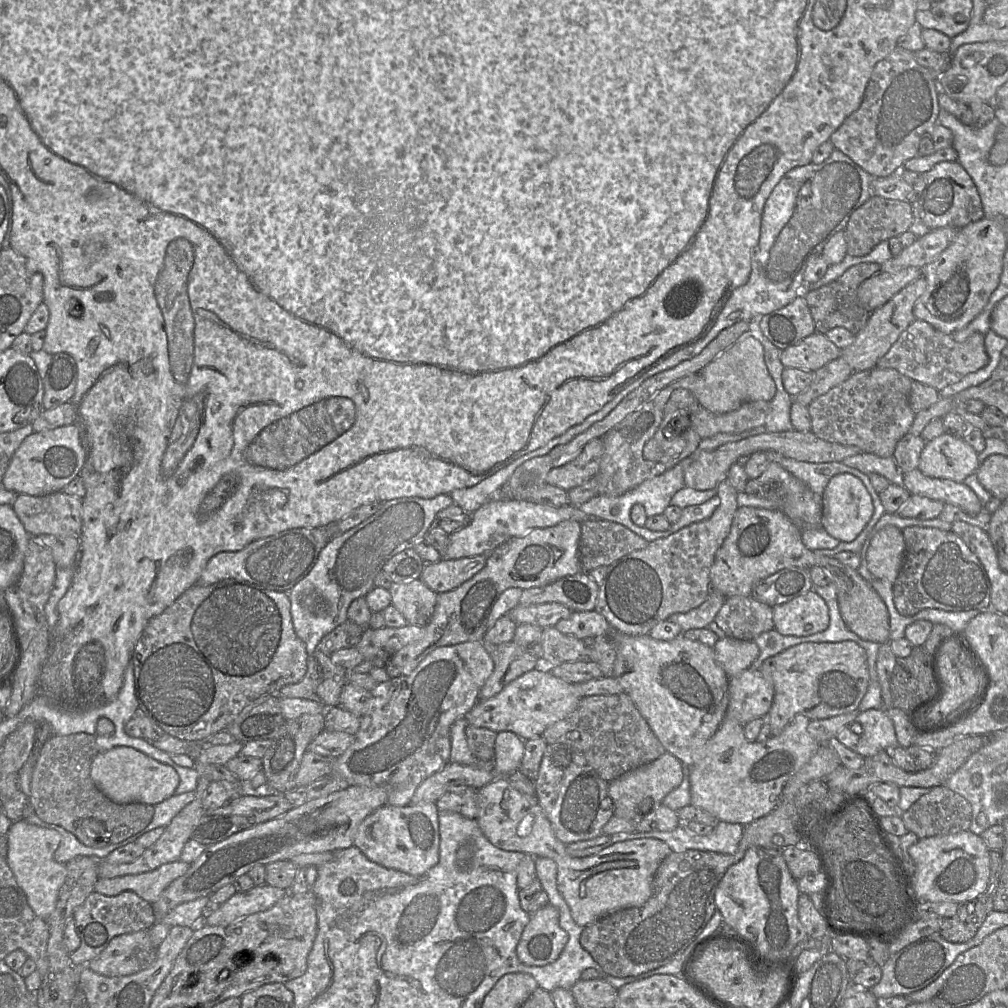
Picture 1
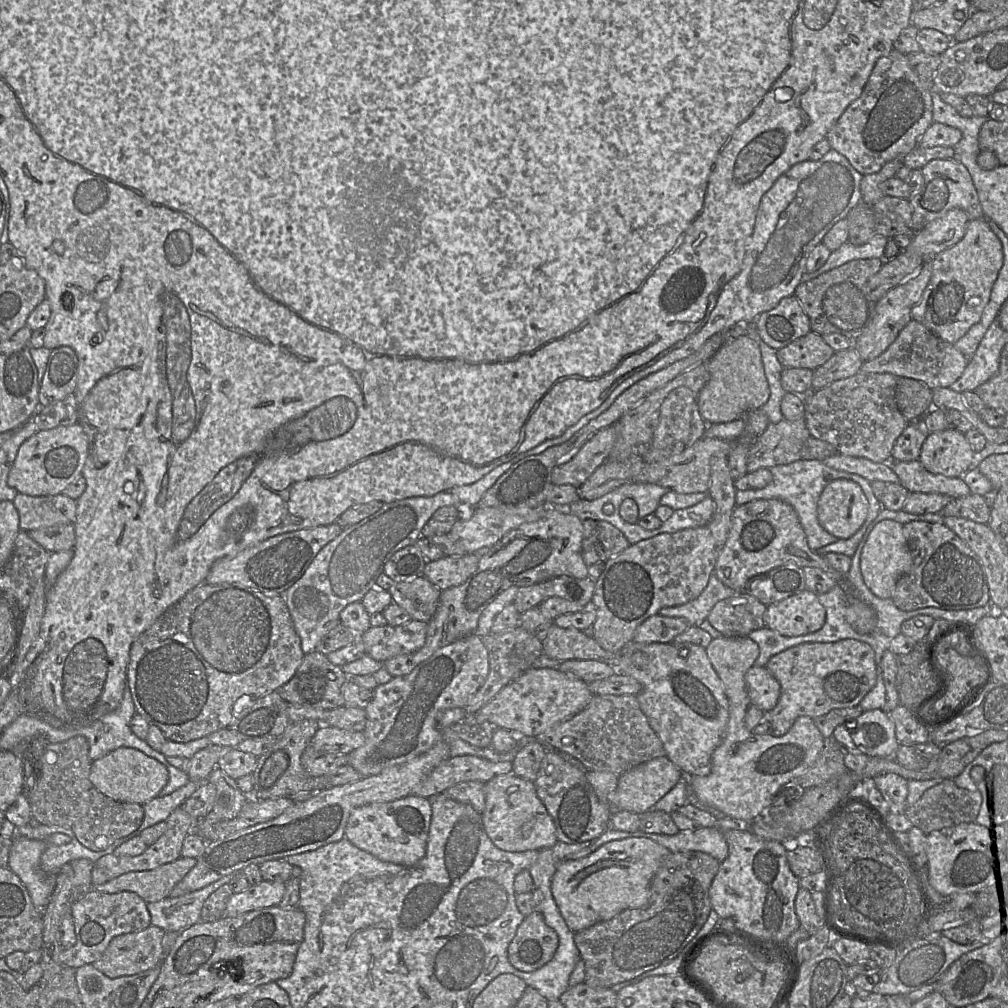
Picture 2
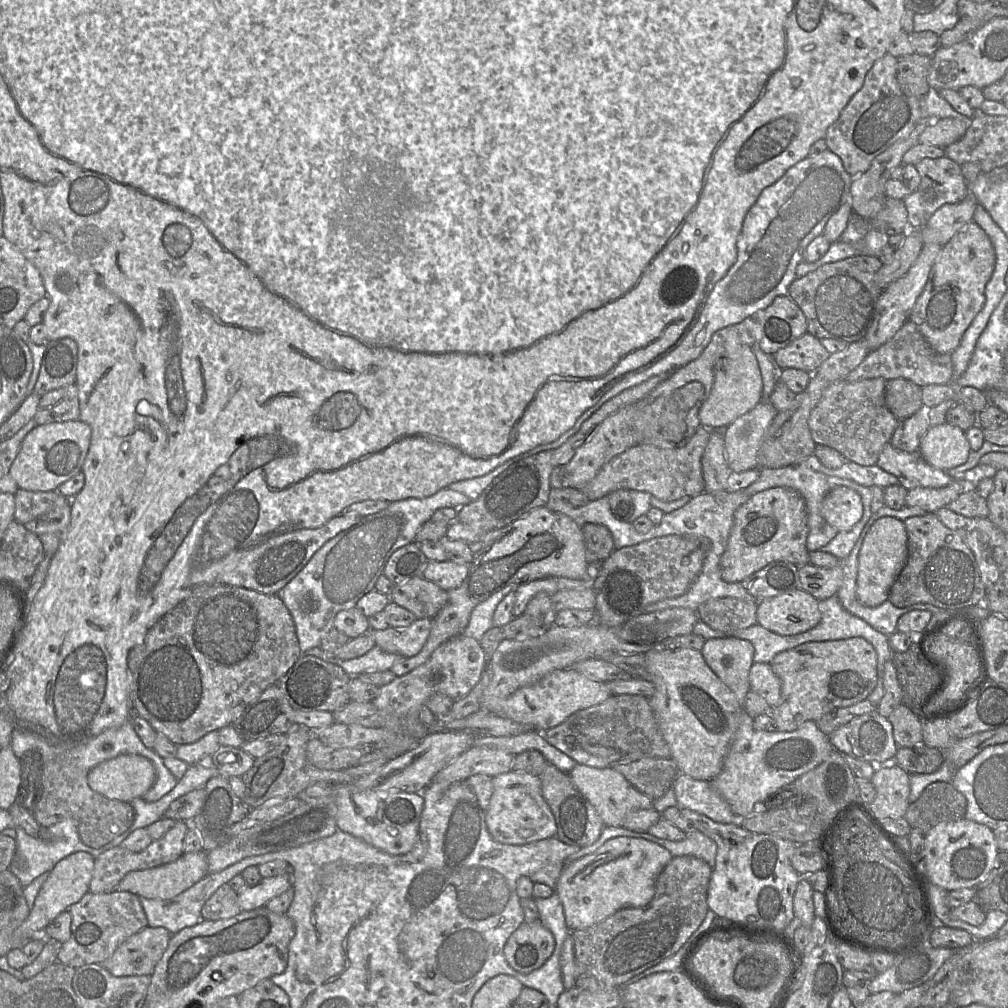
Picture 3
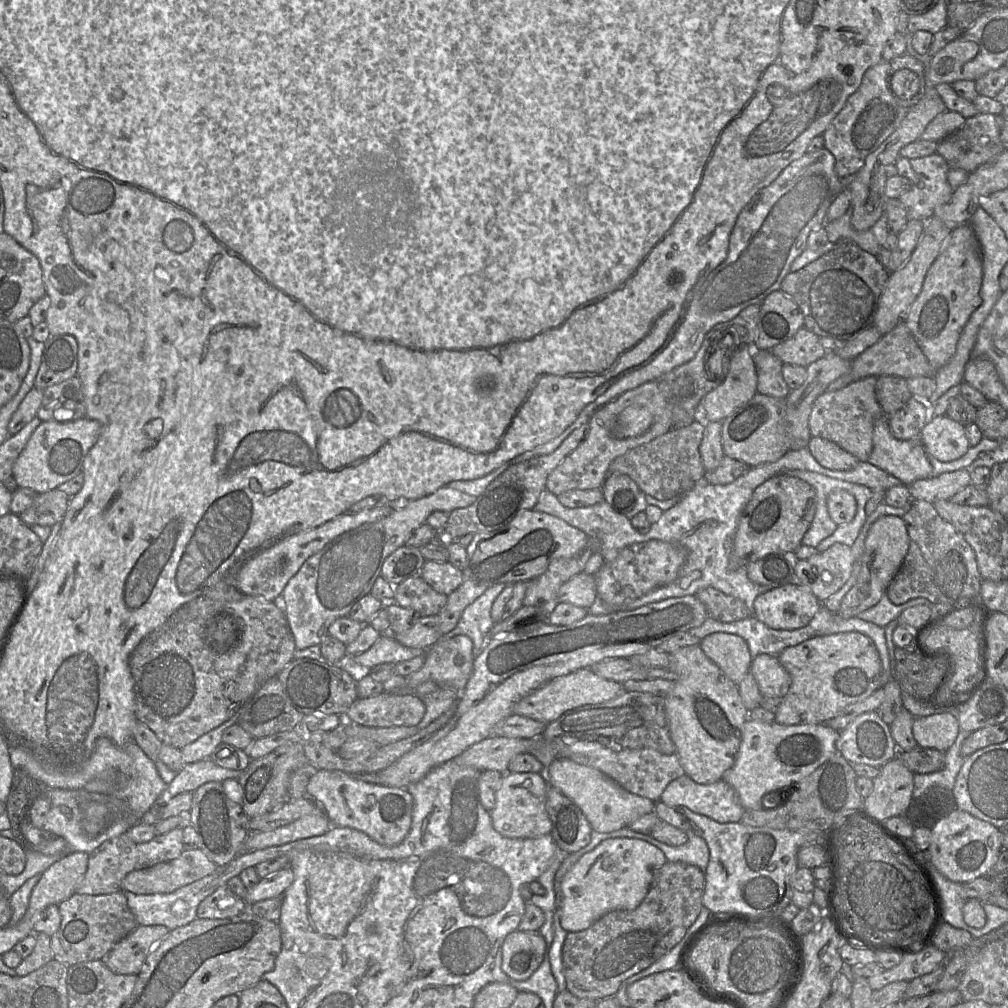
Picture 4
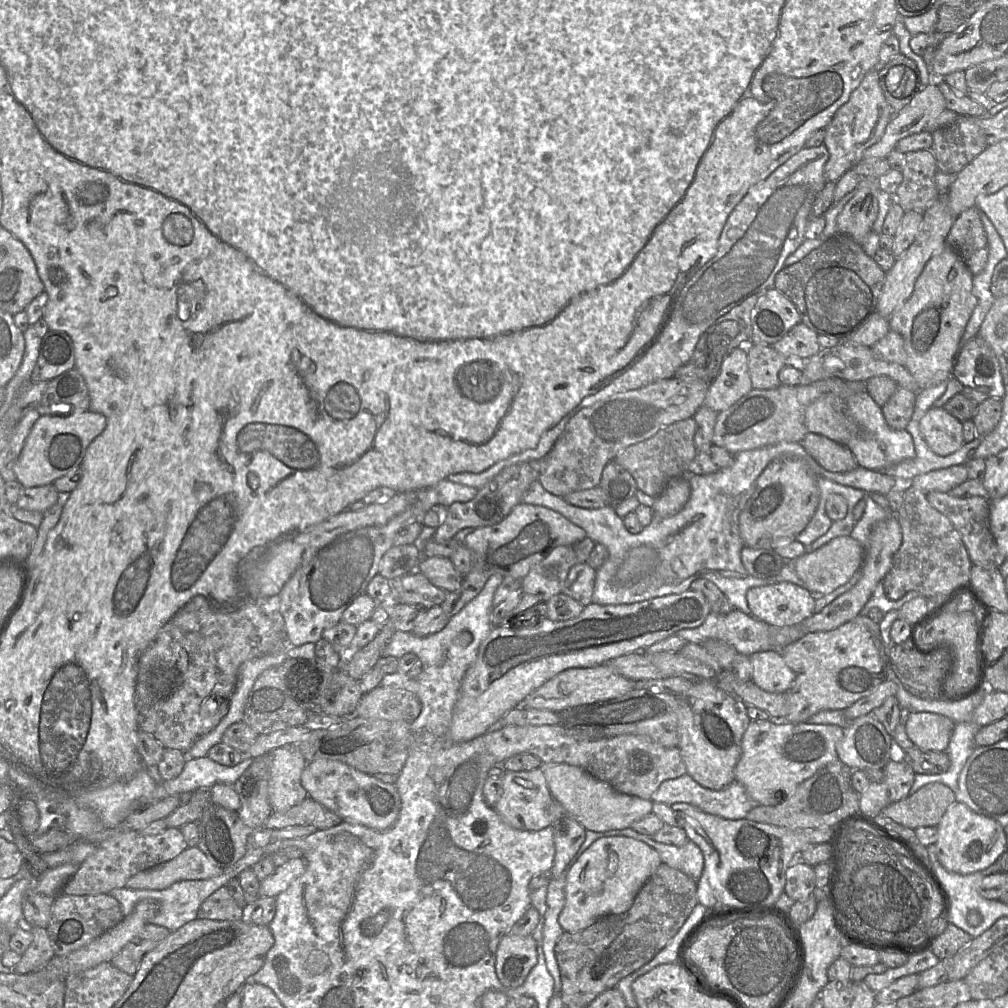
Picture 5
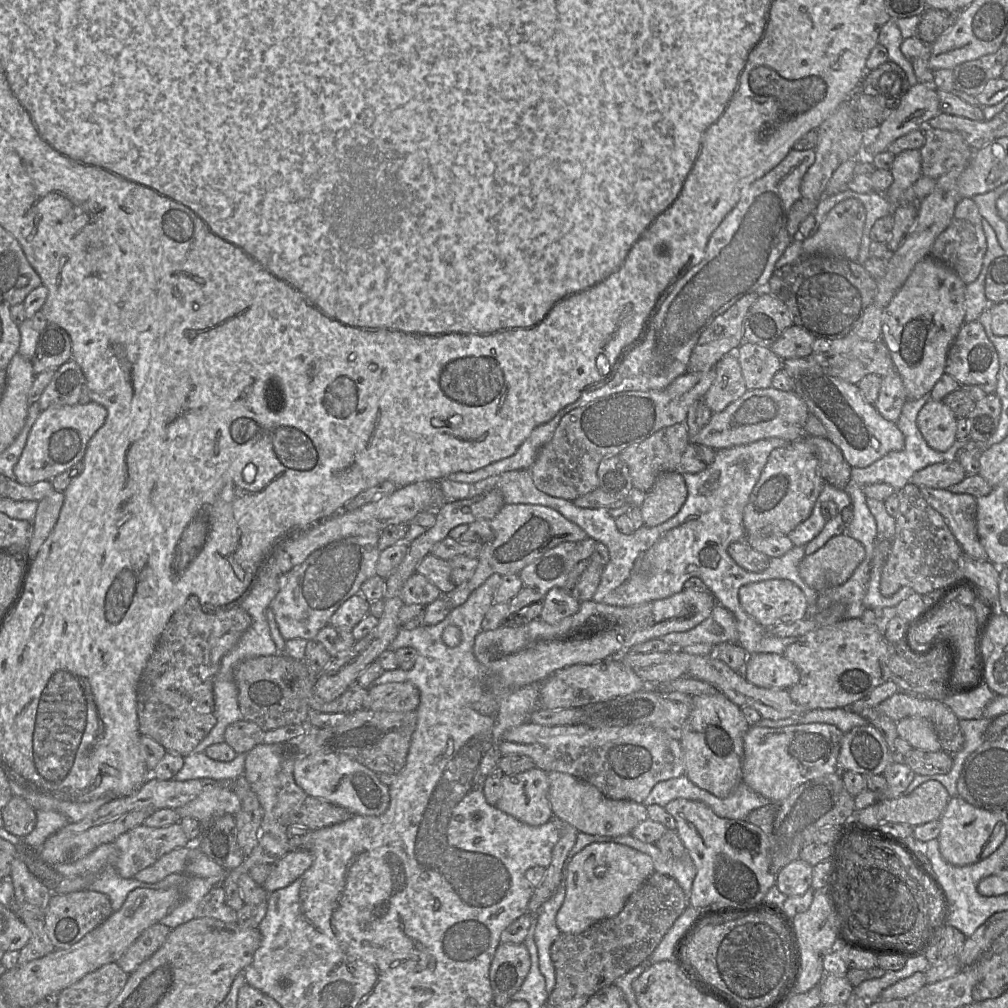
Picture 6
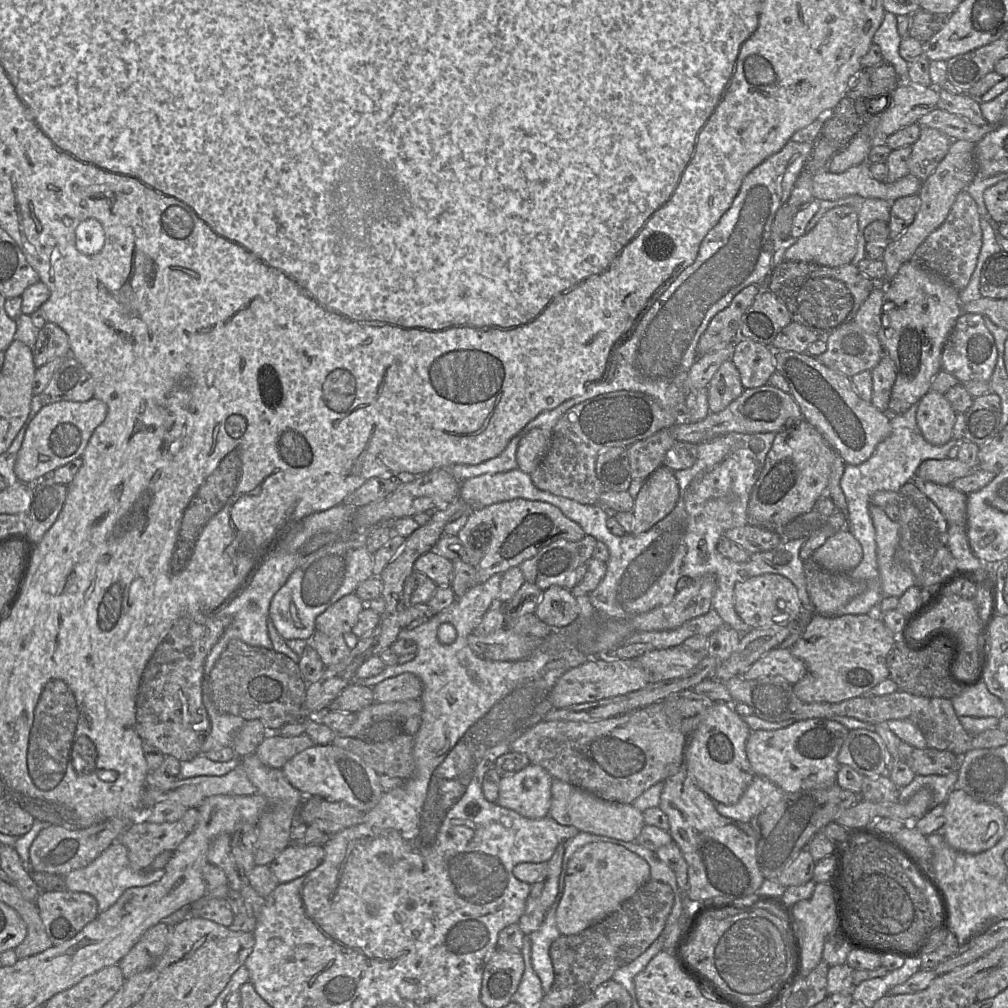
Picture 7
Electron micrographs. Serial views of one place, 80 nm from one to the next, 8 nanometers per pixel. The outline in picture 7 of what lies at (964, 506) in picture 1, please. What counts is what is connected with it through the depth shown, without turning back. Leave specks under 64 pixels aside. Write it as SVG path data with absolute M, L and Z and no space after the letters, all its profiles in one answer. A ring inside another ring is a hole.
M774 351L774 360L776 371L787 380L790 394L799 405L804 419L820 432L824 440L846 464L862 464L871 457L877 445L890 435L891 415L879 411L871 403L862 400L854 389L851 379L846 375L828 368L817 357L807 352Z

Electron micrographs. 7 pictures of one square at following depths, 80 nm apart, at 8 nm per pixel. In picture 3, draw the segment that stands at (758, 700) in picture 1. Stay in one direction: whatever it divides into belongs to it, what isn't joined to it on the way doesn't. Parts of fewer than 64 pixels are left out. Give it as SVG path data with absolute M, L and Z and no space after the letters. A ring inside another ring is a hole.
M753 663L749 671L750 690L761 696L769 707L776 707L781 699L782 684L768 663Z

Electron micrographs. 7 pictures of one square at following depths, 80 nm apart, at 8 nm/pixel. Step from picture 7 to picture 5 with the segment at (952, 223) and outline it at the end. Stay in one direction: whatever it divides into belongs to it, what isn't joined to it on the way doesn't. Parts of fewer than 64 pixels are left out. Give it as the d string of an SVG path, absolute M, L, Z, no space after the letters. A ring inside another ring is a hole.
M971 207L955 217L946 238L946 246L959 253L973 276L984 269L988 243L977 207Z

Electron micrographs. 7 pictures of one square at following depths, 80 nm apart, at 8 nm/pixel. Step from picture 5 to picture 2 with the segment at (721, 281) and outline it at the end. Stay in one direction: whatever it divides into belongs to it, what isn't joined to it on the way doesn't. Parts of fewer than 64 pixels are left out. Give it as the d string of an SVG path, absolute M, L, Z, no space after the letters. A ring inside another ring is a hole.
M832 148L819 160L809 159L799 162L782 174L763 195L756 214L753 233L746 246L741 271L721 289L707 322L688 337L680 347L620 382L597 409L584 415L561 436L549 439L519 454L510 461L495 467L472 484L455 486L448 490L458 498L458 505L465 510L472 510L479 505L485 492L514 463L569 440L592 419L607 410L631 385L693 355L716 333L744 323L754 323L755 326L755 320L761 313L773 309L781 299L793 296L795 289L803 281L802 276L806 272L806 261L811 251L816 245L822 243L826 233L838 221L847 218L849 212L862 202L860 189L862 178L863 175L851 165L849 160Z

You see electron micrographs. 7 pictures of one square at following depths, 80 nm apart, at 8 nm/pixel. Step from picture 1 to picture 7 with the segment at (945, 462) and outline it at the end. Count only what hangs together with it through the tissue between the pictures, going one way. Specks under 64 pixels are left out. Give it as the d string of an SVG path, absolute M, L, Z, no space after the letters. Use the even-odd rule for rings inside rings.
M928 391L918 402L916 421L924 439L941 446L952 439L956 413L944 396Z

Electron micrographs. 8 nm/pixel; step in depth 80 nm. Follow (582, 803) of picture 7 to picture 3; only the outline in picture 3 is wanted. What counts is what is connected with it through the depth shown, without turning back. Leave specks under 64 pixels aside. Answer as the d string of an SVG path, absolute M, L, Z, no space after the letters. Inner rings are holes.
M576 764L568 775L578 791L595 808L605 827L622 827L629 813L640 809L652 808L653 801L635 789L613 767L594 768L583 764Z

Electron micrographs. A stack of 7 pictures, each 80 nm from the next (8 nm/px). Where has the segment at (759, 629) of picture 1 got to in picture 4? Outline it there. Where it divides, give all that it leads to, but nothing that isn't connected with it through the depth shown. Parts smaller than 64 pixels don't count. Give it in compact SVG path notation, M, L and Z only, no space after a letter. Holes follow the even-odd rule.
M714 588L701 589L696 597L705 606L707 617L719 622L731 623L753 616L742 601Z

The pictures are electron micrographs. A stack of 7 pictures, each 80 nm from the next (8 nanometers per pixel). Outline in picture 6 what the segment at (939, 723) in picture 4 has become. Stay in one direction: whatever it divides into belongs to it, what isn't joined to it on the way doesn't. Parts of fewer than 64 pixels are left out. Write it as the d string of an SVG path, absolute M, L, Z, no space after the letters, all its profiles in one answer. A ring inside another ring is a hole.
M906 717L896 722L897 734L915 749L940 751L941 744L932 723L922 717Z

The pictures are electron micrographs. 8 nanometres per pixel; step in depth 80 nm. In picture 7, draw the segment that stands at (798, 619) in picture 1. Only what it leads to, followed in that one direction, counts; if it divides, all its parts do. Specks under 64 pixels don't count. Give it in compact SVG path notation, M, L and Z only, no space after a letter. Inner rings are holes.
M763 574L737 582L734 586L734 607L749 629L794 625L802 609L802 603L794 584L779 574Z

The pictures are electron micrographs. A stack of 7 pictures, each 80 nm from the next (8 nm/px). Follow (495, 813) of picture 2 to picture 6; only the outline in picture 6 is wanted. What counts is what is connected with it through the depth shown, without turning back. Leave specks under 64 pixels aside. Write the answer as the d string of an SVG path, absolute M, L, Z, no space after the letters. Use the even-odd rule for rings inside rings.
M539 768L513 775L503 775L502 793L496 804L500 811L529 826L541 826L553 818L549 801L548 774Z

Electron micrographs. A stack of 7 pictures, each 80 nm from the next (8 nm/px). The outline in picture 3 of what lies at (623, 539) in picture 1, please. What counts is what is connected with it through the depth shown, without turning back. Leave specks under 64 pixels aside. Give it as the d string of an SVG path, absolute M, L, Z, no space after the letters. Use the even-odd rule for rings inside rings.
M587 523L582 526L585 558L587 562L605 560L615 550L609 529L601 524Z

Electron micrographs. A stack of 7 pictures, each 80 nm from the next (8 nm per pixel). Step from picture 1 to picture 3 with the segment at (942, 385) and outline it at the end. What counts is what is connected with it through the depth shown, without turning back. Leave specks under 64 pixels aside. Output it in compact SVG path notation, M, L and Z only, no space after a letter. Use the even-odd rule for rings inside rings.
M908 320L888 342L871 350L845 380L855 382L871 378L883 378L886 381L902 378L921 387L930 384L950 384L954 379L952 355L937 352L923 336L918 326Z

